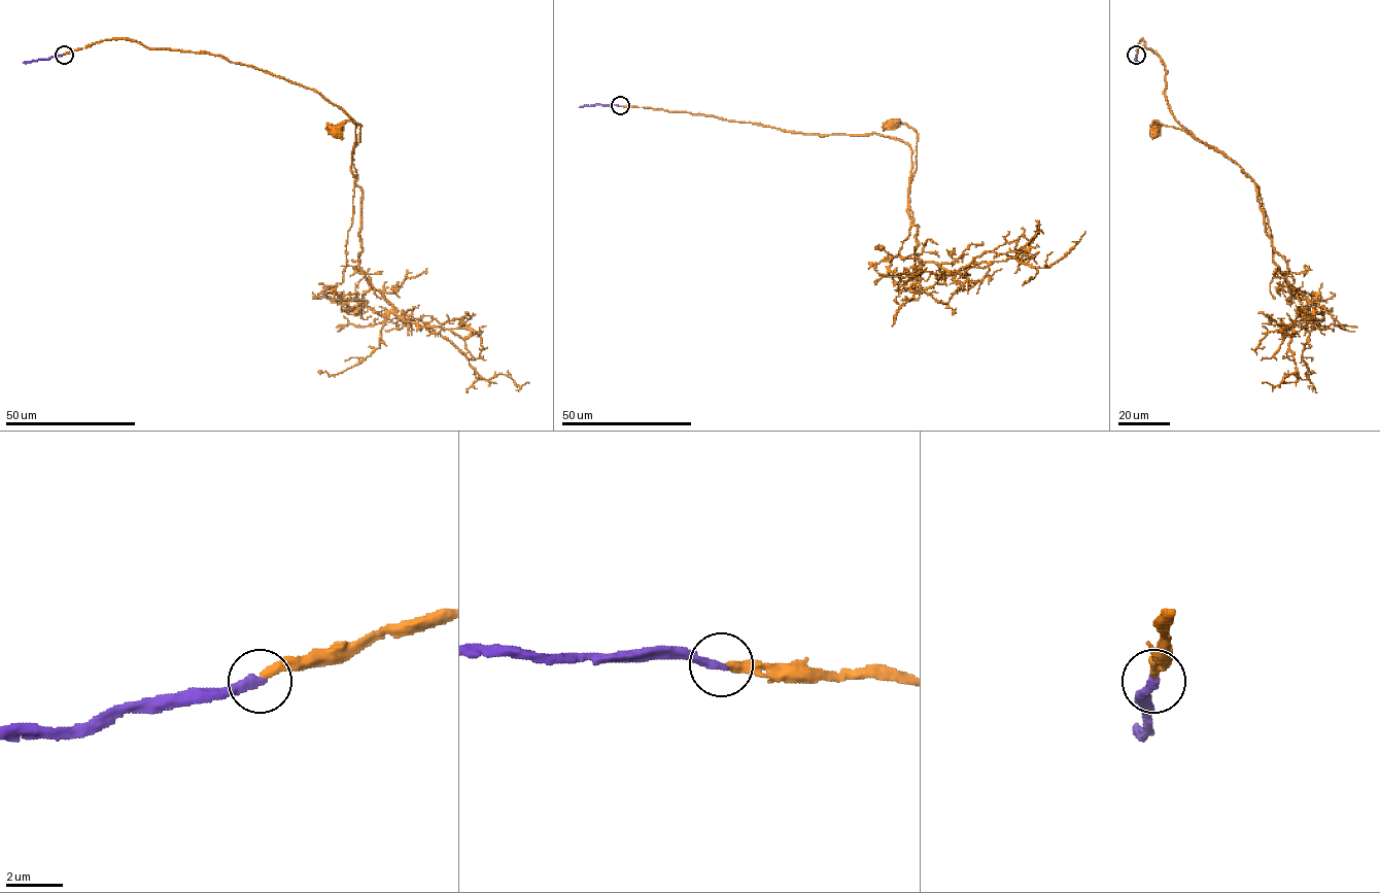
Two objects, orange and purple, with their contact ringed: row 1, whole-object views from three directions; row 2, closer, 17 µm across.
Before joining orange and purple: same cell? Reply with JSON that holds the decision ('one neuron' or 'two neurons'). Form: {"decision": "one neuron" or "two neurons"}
{"decision": "one neuron"}

